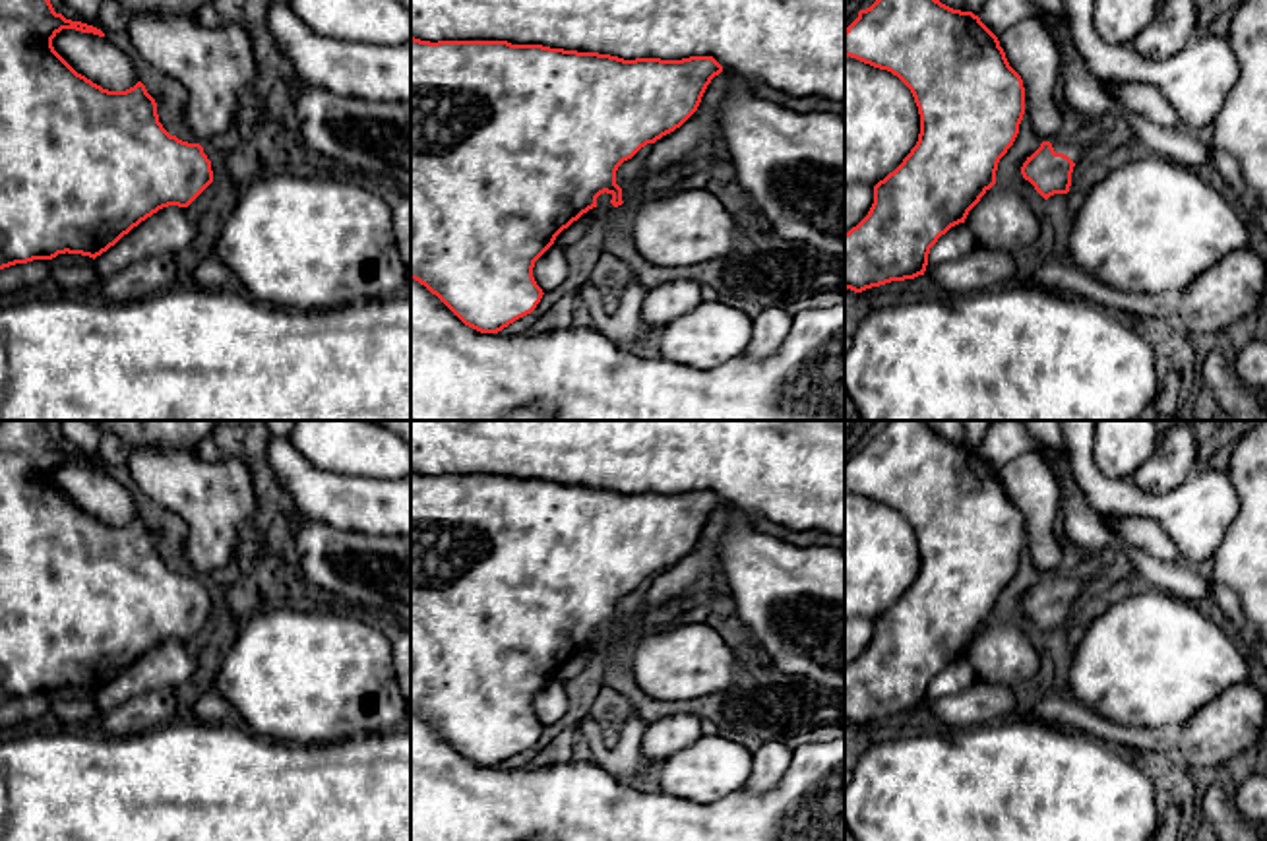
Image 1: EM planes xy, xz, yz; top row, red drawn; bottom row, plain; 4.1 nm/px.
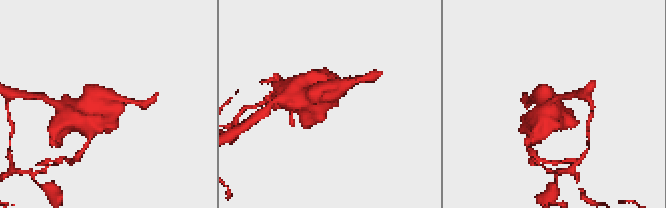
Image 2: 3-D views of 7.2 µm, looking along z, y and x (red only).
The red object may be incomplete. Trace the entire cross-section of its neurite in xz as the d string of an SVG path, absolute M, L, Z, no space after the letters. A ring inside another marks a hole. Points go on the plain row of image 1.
M411 471L411 713L436 729L465 760L480 767L498 767L515 754L531 748L542 732L542 723L533 711L535 696L554 678L556 670L597 641L601 628L610 628L614 641L632 639L626 653L634 667L637 686L657 700L697 700L730 690L742 670L744 653L734 651L715 628L705 624L674 624L659 634L639 634L632 622L616 618L618 601L632 593L647 577L680 562L699 541L701 531L723 500L713 490L690 490L682 494L635 492L624 494L599 486L577 486L542 479L511 479L508 475L420 475Z

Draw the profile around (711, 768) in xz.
M721 734L701 736L664 760L649 762L653 789L699 804L744 789L750 773L752 752L744 740Z

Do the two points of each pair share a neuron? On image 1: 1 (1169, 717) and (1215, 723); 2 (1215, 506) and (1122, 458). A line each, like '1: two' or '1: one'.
1: two
2: two

